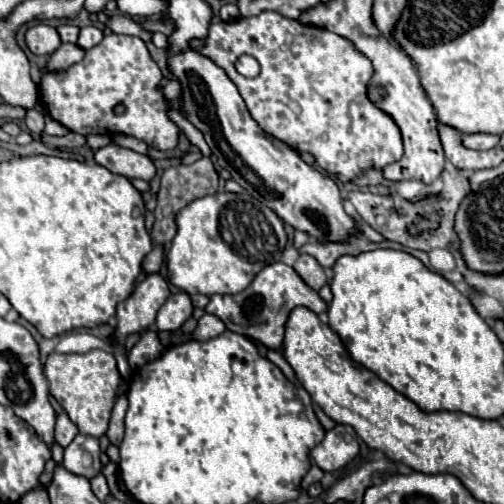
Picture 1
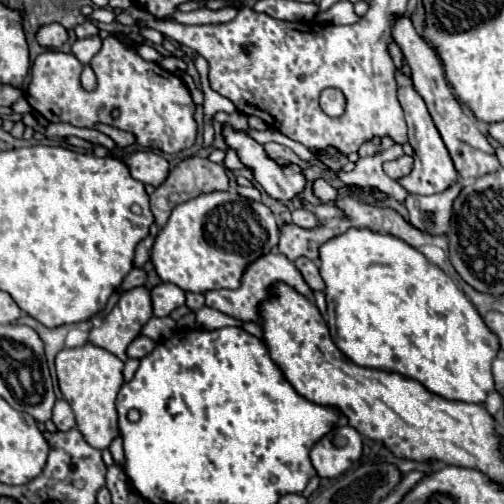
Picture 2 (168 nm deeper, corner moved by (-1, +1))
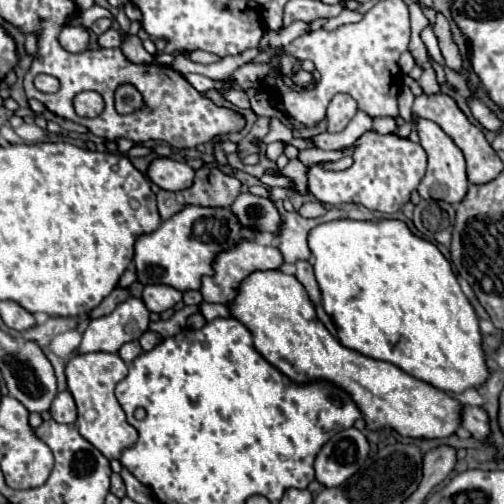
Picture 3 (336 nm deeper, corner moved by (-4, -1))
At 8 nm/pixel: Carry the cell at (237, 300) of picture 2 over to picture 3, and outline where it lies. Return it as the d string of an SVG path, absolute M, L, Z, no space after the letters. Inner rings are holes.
M237 242L231 250L221 250L215 256L213 276L203 276L201 278L201 294L203 294L203 300L227 304L227 302L231 302L235 298L237 286L239 286L239 282L245 276L249 276L255 270L275 270L281 264L283 264L283 256L279 254L277 248L273 248L273 246L261 246L257 242Z

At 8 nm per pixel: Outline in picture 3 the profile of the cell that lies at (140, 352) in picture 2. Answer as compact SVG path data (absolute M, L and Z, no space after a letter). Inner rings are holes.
M131 340L131 342L127 342L127 344L123 344L121 348L119 348L119 356L121 356L121 360L125 362L125 364L131 364L139 354L141 354L143 350L141 350L141 344L137 342L137 340Z

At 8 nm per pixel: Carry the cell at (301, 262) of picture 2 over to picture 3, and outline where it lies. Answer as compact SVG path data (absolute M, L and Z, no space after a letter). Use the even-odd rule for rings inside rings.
M305 260L305 262L297 262L295 266L297 266L297 272L295 272L297 280L305 286L307 294L309 294L309 300L311 300L313 304L317 304L317 302L321 300L321 292L319 292L319 286L317 286L317 280L315 280L311 262Z

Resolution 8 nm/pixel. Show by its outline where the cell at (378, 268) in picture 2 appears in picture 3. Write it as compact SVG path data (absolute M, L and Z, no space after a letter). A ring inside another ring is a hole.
M387 218L323 222L309 232L307 240L315 258L313 270L321 288L323 308L335 322L343 346L369 358L391 362L443 392L461 394L487 380L489 372L477 314L465 298L449 260L433 242L415 236L405 222Z

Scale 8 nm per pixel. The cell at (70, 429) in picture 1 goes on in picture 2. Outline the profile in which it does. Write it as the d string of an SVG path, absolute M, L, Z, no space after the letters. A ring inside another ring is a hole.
M58 400L54 406L54 414L52 414L52 422L56 424L56 428L60 432L68 432L76 426L74 422L74 412L70 408L70 404L66 400Z

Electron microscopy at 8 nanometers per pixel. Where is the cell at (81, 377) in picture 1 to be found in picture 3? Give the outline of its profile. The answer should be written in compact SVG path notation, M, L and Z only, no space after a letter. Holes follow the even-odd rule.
M91 352L91 354L75 354L65 368L69 392L75 398L79 418L77 426L85 440L89 440L105 458L119 460L123 450L131 448L137 442L137 430L127 424L123 408L115 398L115 386L127 376L127 364L119 358L119 354L107 352Z

